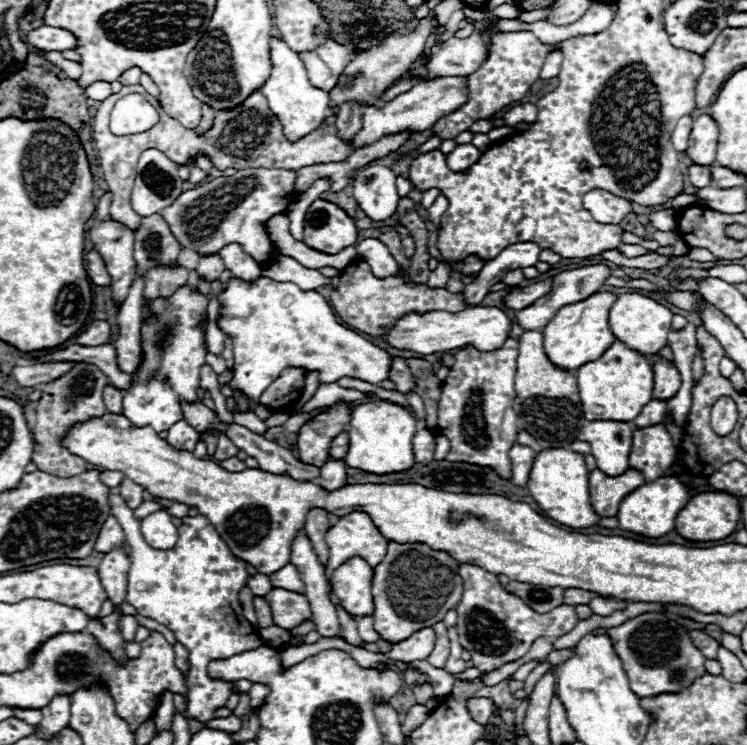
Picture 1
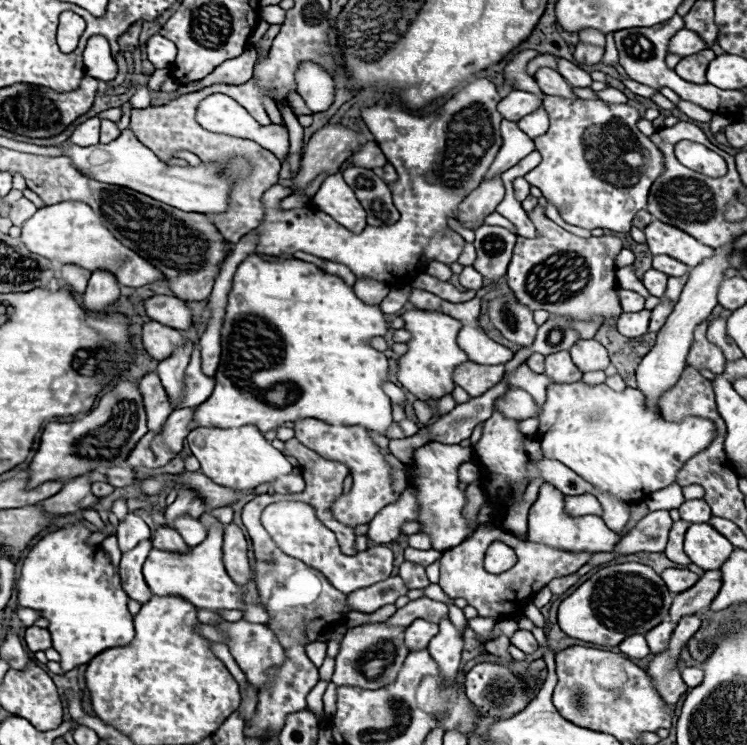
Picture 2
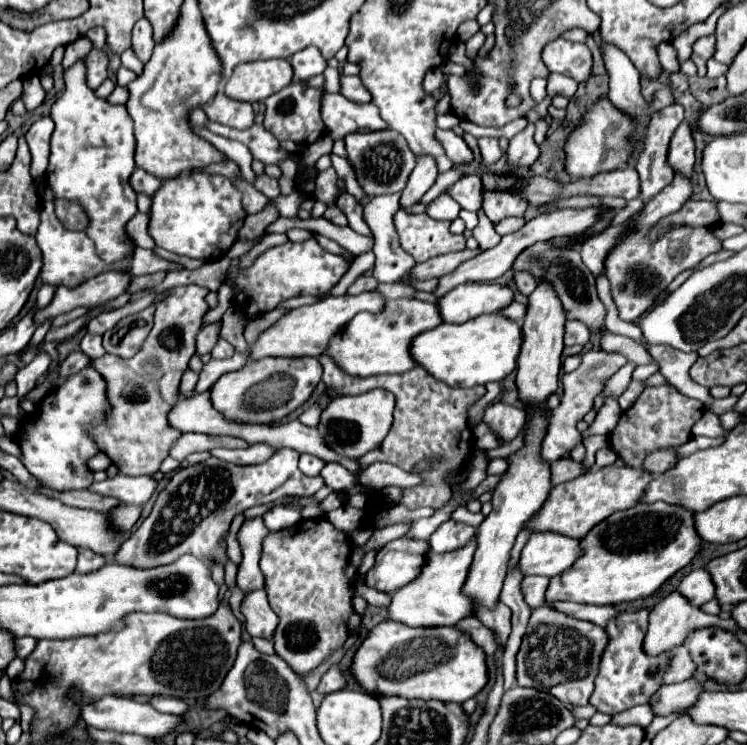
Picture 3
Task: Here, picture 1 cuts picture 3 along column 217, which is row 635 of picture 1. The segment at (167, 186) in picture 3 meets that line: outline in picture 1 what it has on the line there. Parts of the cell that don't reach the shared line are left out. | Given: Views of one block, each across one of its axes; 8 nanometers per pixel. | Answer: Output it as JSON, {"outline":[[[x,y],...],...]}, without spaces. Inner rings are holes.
{"outline":[[[118,492],[110,494],[110,510],[118,518],[128,544],[132,546],[126,602],[132,604],[138,614],[172,630],[176,640],[190,652],[190,672],[186,678],[190,704],[186,714],[202,722],[214,720],[216,710],[224,708],[228,696],[234,692],[234,682],[210,678],[206,670],[208,664],[212,660],[232,658],[246,650],[256,650],[264,644],[242,614],[240,590],[248,584],[246,562],[230,552],[228,544],[202,514],[182,518],[182,524],[178,526],[178,542],[172,550],[154,550],[144,542],[140,520],[134,518],[134,512]]]}

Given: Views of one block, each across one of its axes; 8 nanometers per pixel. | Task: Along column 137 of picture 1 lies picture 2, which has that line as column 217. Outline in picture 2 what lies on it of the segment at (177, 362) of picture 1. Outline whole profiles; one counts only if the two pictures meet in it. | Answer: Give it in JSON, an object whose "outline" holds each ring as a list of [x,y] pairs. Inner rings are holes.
{"outline":[[[252,252],[244,258],[244,262],[238,266],[238,270],[234,274],[232,290],[228,294],[226,318],[224,318],[224,326],[222,326],[222,332],[220,332],[222,360],[220,360],[218,372],[214,376],[216,388],[214,388],[212,396],[204,404],[200,404],[200,408],[196,410],[196,422],[194,424],[196,426],[224,426],[224,428],[256,424],[262,432],[268,432],[282,422],[316,418],[316,420],[322,420],[326,424],[354,424],[354,426],[364,426],[368,430],[376,430],[380,434],[386,434],[386,430],[392,422],[392,414],[390,414],[390,398],[382,392],[380,384],[388,382],[388,360],[382,352],[378,352],[378,350],[374,350],[366,344],[370,338],[384,336],[386,332],[388,332],[388,322],[386,322],[380,306],[364,304],[360,298],[356,298],[354,290],[350,286],[346,286],[338,276],[330,276],[330,274],[322,272],[320,268],[316,268],[314,264],[308,264],[308,262],[302,262],[302,260],[264,262],[256,252]]]}

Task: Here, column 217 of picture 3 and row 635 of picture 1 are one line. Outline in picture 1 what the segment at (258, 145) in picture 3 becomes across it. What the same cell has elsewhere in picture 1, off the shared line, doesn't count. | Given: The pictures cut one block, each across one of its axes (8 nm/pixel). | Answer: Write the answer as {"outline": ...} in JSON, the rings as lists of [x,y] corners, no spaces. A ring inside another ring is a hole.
{"outline":[[[128,614],[120,616],[120,630],[122,630],[126,642],[134,640],[134,632],[136,632],[136,628],[138,628],[138,622],[136,622],[134,616],[128,616]]]}

